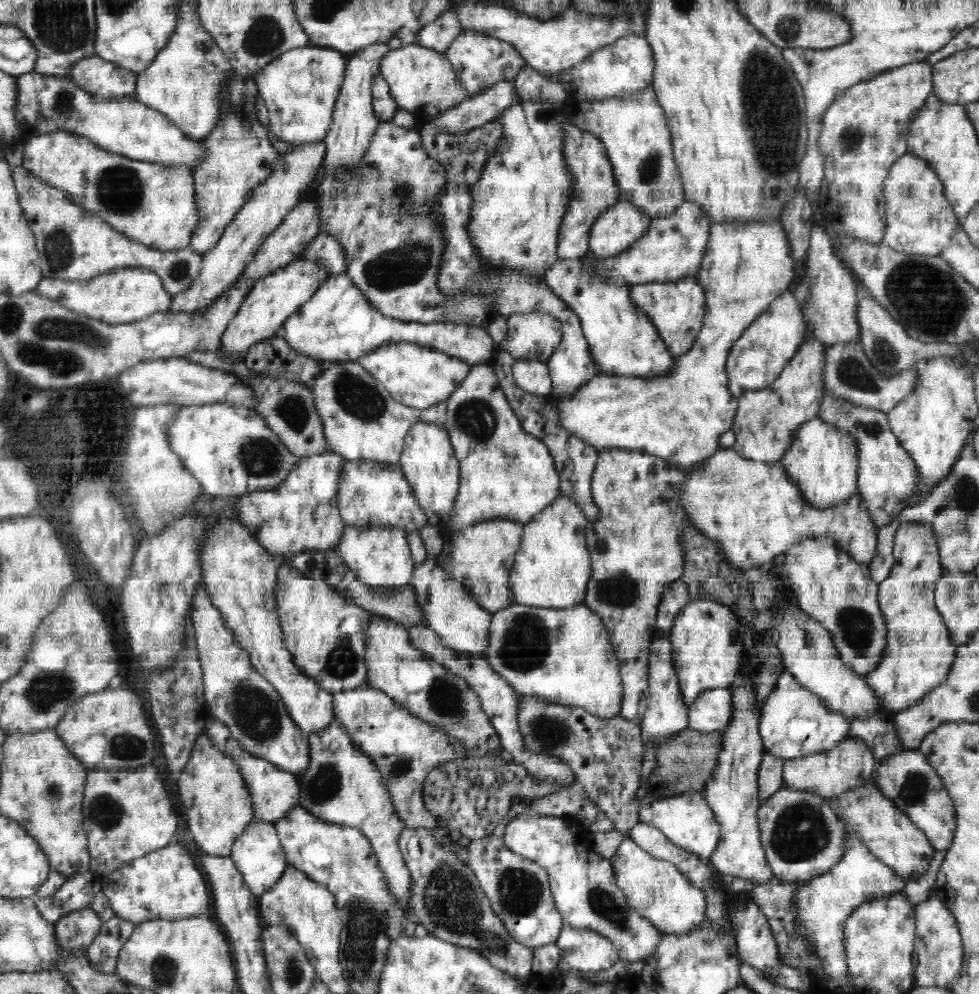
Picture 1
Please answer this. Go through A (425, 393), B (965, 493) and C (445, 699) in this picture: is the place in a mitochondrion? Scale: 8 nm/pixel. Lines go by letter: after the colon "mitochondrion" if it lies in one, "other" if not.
A: other
B: mitochondrion
C: mitochondrion

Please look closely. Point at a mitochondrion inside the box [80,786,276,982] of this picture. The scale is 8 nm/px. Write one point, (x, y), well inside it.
(106, 811)

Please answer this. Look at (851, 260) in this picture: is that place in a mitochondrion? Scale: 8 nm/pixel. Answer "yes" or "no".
no

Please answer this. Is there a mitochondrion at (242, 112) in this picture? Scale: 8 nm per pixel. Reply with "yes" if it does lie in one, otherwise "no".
no

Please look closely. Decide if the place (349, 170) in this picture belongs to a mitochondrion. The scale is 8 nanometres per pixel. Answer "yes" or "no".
no

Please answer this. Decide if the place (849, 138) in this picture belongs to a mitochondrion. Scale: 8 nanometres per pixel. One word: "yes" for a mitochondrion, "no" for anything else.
yes

